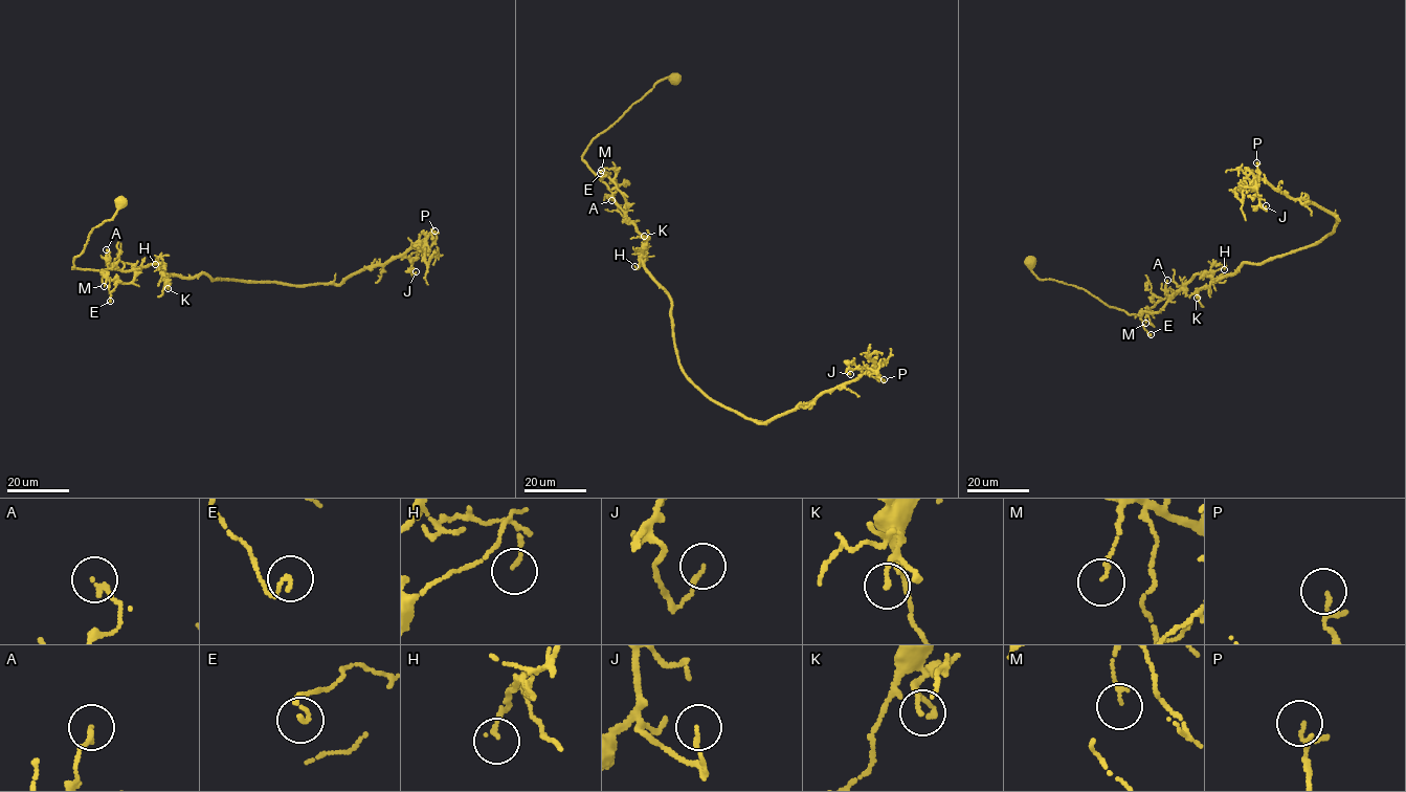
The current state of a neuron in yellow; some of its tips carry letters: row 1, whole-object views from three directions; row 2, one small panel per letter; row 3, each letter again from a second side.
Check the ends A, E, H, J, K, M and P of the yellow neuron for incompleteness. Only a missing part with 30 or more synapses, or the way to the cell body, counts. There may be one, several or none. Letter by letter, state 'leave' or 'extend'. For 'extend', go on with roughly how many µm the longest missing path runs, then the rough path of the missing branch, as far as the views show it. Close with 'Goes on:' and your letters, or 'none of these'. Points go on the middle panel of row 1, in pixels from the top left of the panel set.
A: leave
E: leave
H: leave
J: leave
K: leave
M: leave
P: leave
Goes on: none of these

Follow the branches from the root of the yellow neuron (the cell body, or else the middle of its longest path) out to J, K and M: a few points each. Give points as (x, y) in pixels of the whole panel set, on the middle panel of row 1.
J: (674, 79), (582, 160), (646, 238), (641, 261), (669, 296), (682, 371), (762, 423), (867, 370), (850, 374)
K: (674, 79), (657, 82), (593, 139), (582, 157), (646, 238), (640, 254), (646, 243), (644, 236)
M: (674, 79), (657, 82), (593, 139), (582, 156), (625, 212), (624, 196), (601, 170)

